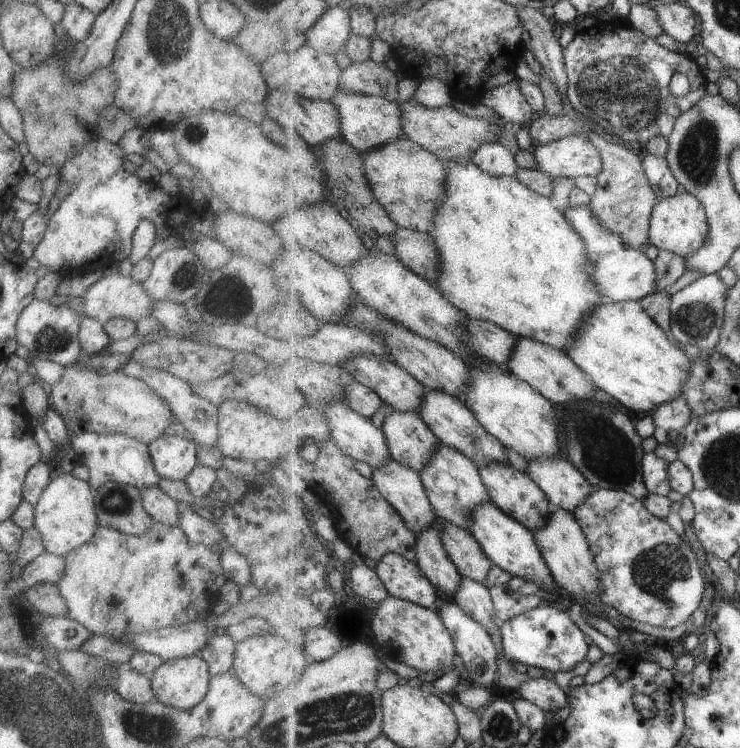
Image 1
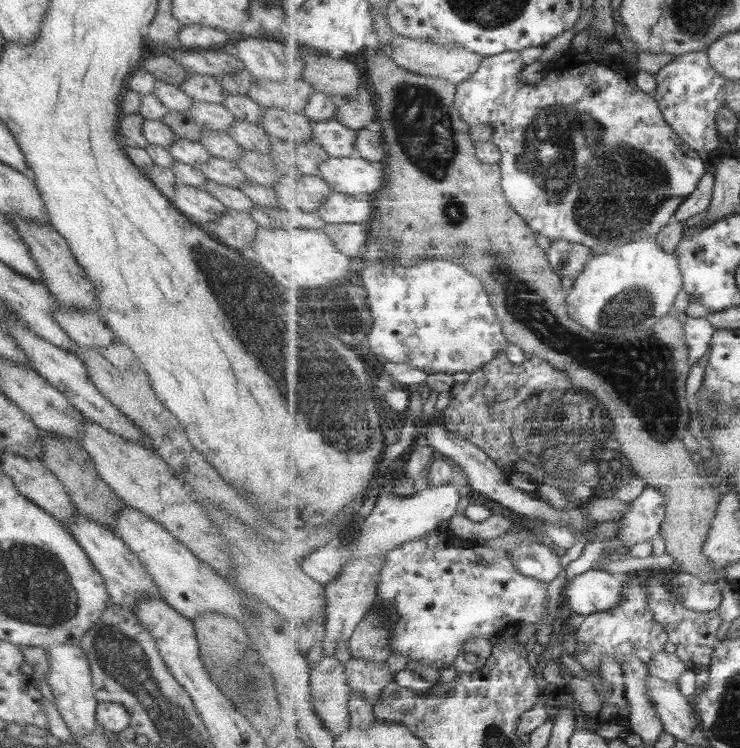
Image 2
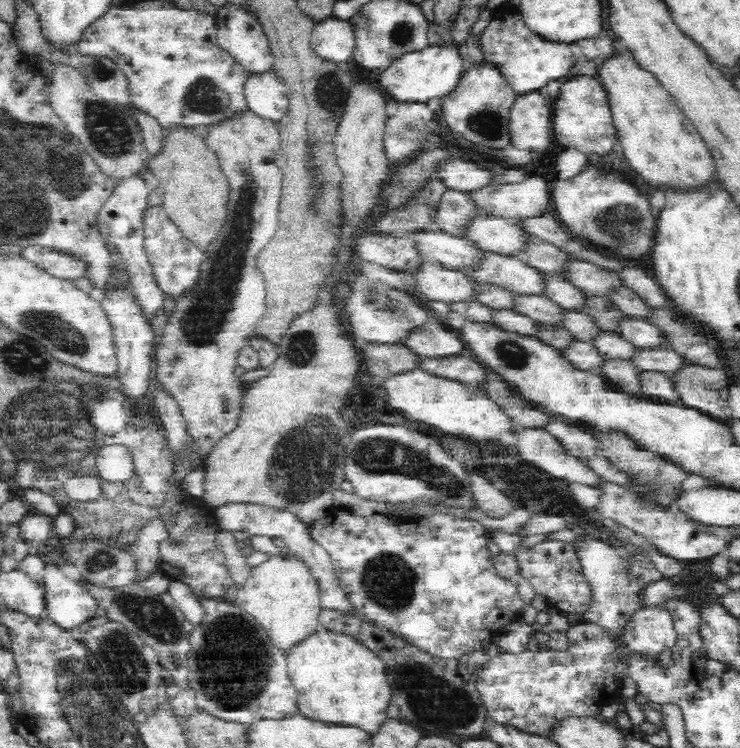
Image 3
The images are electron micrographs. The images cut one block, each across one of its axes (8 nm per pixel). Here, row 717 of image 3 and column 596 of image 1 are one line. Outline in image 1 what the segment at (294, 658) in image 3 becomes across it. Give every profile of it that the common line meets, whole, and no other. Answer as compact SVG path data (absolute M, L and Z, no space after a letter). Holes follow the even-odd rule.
M640 300L597 306L585 318L566 353L595 386L635 412L655 412L661 404L681 396L687 370L691 370L687 352L647 314Z

